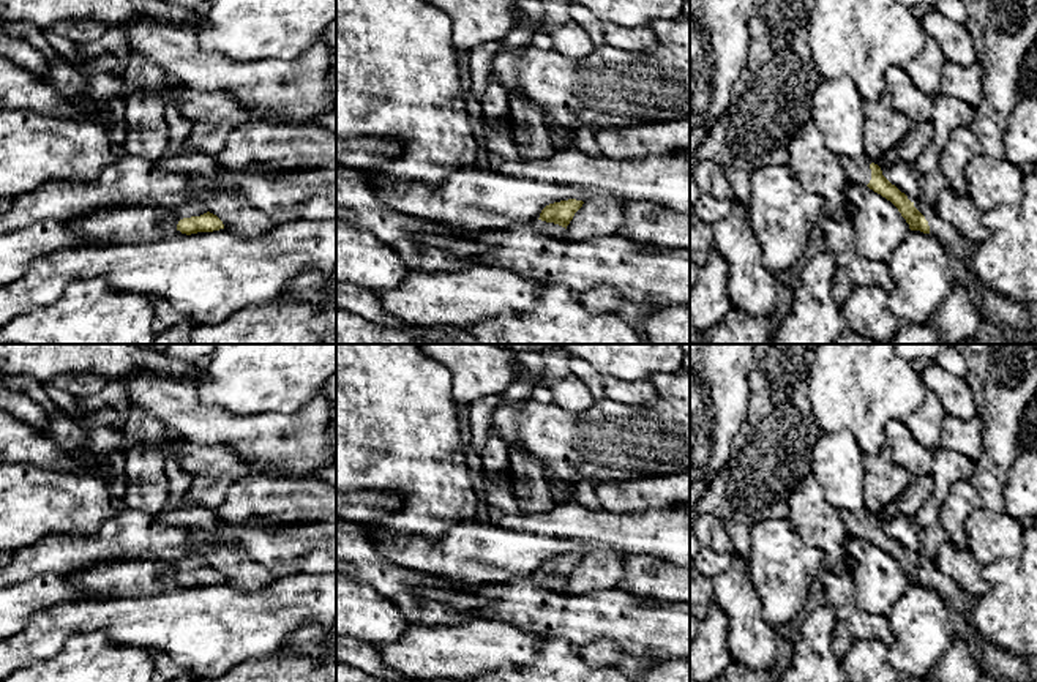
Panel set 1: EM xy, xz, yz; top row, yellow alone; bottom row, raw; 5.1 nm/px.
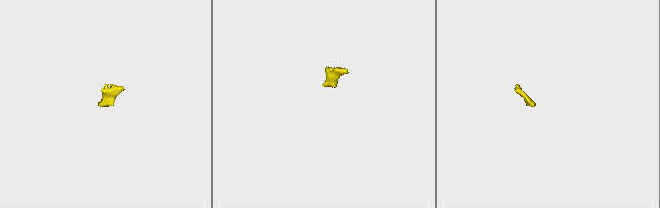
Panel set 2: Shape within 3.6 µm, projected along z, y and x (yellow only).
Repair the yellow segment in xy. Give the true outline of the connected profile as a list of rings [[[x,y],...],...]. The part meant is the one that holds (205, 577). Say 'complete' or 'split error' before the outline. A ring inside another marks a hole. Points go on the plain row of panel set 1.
split error; [[[199,553],[186,556],[177,567],[182,571],[177,578],[177,584],[182,587],[191,589],[224,583],[223,575],[210,567]]]

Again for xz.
split error; [[[576,553],[549,557],[541,564],[540,571],[532,576],[532,583],[543,590],[568,595],[567,579],[582,557]]]

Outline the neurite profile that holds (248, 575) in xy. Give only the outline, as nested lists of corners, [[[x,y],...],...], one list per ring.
[[[183,497],[177,505],[164,504],[156,515],[166,526],[186,527],[193,540],[200,546],[199,554],[207,565],[216,568],[227,584],[253,592],[270,586],[276,578],[267,567],[253,560],[241,546],[218,545],[213,541],[221,521],[216,513]]]

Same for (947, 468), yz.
[[[939,448],[933,453],[931,477],[933,493],[914,516],[919,527],[922,551],[919,554],[934,559],[939,545],[949,540],[947,532],[938,519],[941,504],[947,499],[950,488],[958,480],[971,480],[975,470],[975,461],[961,456],[952,450]]]

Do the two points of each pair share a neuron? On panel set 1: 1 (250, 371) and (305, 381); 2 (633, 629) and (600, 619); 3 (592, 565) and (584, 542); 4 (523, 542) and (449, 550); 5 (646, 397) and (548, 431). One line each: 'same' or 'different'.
1: same
2: same
3: different
4: same
5: different

